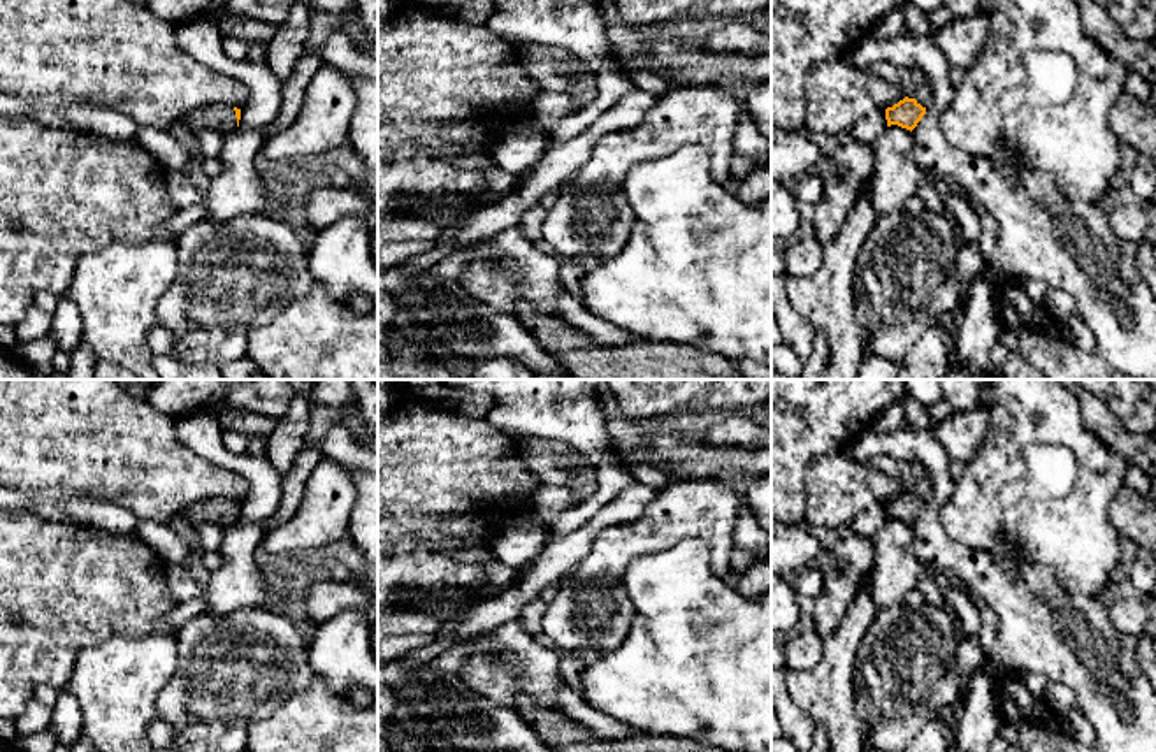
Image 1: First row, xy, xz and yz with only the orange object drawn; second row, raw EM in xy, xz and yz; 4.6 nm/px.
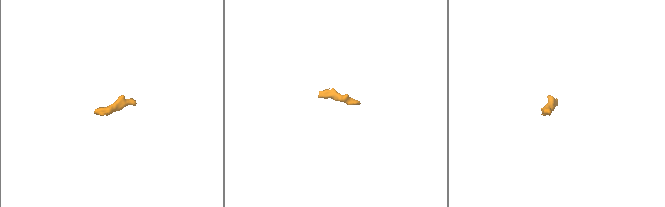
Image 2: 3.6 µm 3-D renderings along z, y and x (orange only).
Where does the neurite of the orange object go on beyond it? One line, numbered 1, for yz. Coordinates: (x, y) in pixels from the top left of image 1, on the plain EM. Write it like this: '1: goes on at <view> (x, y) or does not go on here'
1: does not go on here

